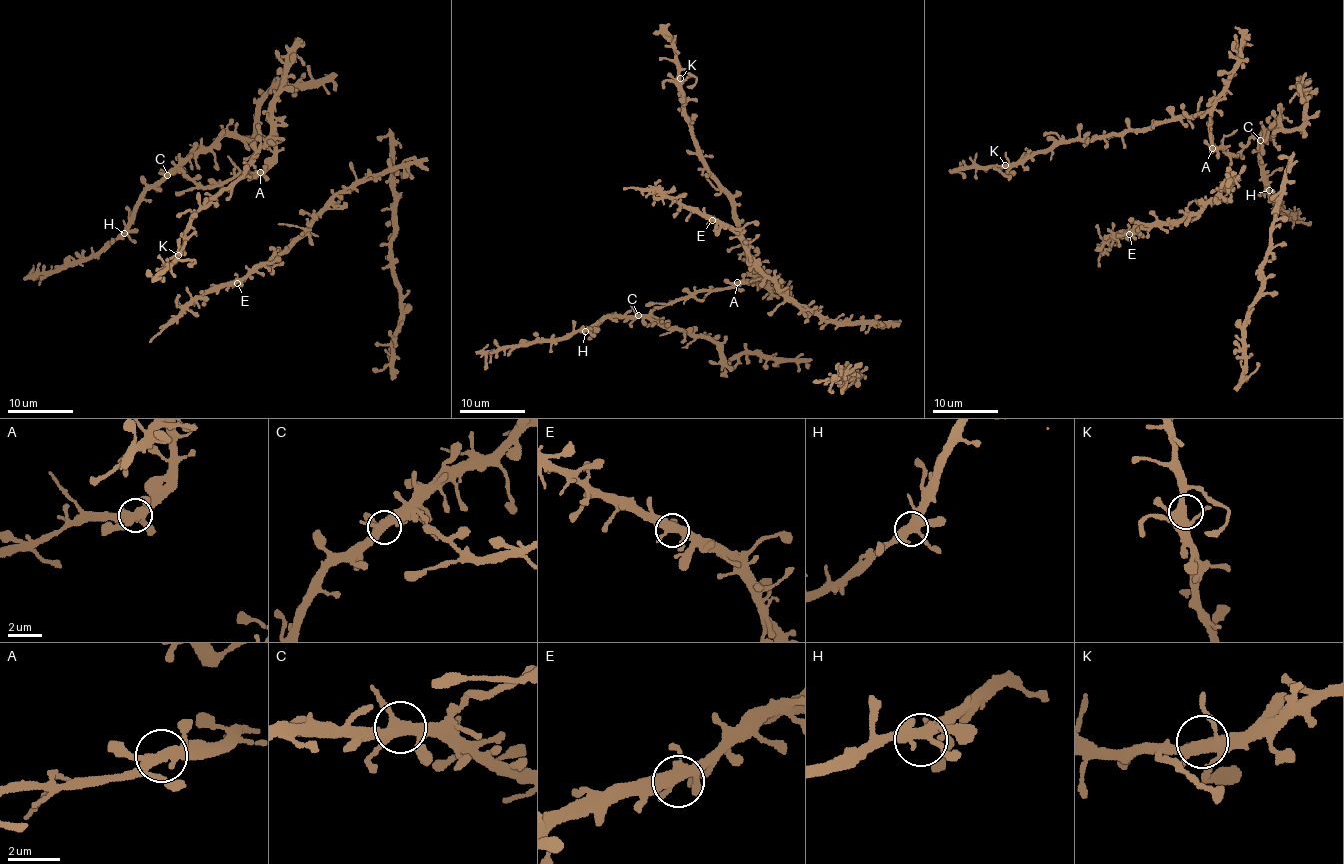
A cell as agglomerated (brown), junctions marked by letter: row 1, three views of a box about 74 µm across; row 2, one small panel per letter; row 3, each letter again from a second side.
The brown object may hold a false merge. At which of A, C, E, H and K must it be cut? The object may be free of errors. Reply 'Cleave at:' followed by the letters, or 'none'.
Cleave at: A

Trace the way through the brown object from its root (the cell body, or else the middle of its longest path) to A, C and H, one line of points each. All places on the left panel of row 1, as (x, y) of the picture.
A: (211, 145), (196, 150), (179, 168), (196, 182), (204, 186), (215, 186), (243, 174), (260, 173)
C: (211, 145), (191, 151), (167, 175)
H: (211, 145), (191, 151), (148, 189), (133, 222), (124, 233)

